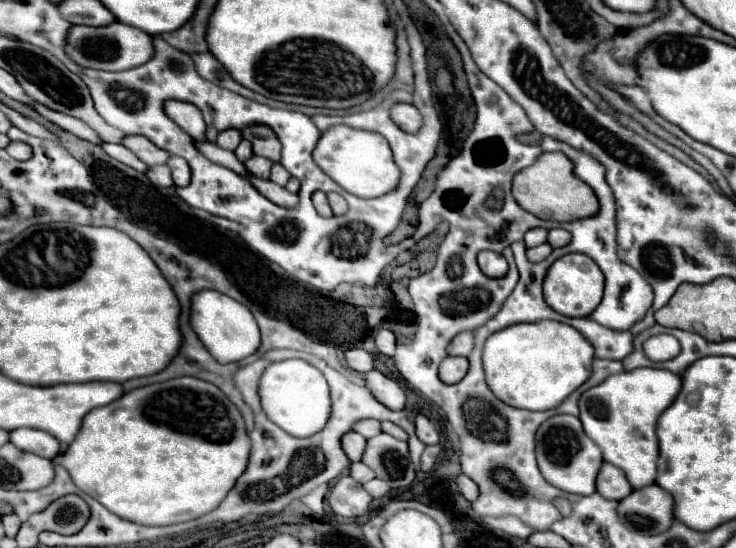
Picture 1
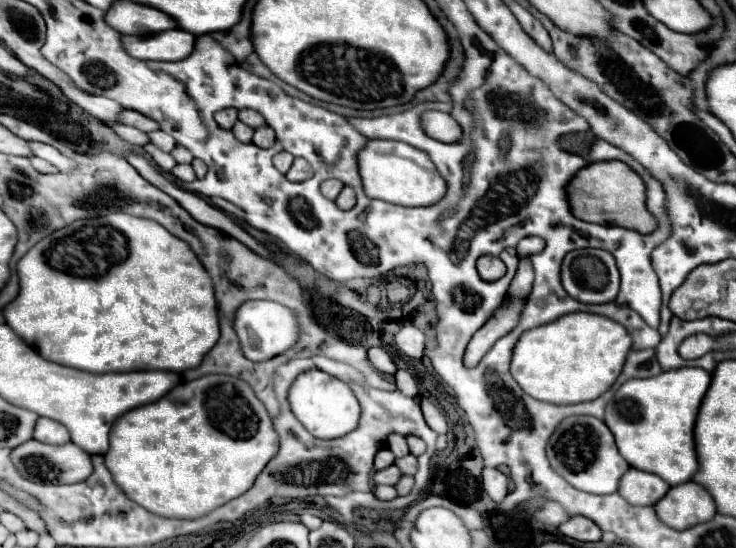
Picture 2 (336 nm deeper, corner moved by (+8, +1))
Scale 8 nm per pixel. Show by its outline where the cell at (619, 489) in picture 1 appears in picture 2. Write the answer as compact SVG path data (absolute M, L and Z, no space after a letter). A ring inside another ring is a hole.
M638 469L626 471L626 475L622 475L618 485L618 493L630 505L654 505L668 489L670 485L658 479L658 475L650 475Z

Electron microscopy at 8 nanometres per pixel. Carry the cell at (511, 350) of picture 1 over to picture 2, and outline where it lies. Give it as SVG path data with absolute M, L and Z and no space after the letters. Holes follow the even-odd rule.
M568 313L552 323L528 329L514 345L510 373L530 397L554 405L600 397L620 375L630 351L630 337L618 323L590 313Z

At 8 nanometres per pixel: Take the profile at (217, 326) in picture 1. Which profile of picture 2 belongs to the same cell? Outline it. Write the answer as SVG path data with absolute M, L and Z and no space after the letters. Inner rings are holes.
M244 301L234 313L234 331L242 353L250 361L266 361L292 347L298 339L298 323L294 313L274 301Z

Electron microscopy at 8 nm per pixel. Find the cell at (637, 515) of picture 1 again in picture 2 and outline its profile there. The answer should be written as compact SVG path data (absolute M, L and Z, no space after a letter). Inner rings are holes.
M688 481L672 487L658 503L654 503L654 511L664 525L682 531L710 521L716 515L716 505L700 485Z

